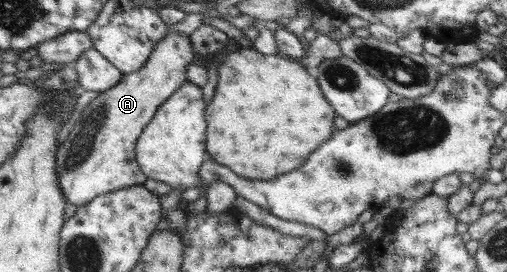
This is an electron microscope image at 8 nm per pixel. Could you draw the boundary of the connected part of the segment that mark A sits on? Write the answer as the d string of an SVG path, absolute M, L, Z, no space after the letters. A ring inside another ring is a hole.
M169 29L169 34L153 46L150 58L143 67L135 72L123 74L115 86L99 92L98 96L91 100L81 113L79 120L75 122L74 128L70 130L67 140L58 146L55 153L57 182L66 202L81 206L106 192L145 184L148 178L141 172L136 161L137 139L157 112L159 105L187 81L185 69L192 63L195 54L196 51L191 46L189 36Z

